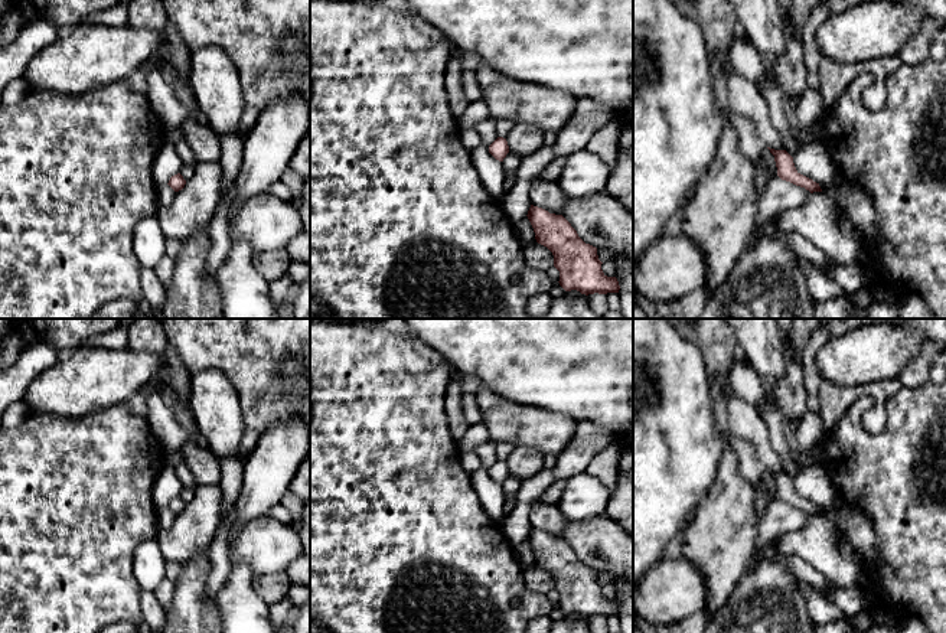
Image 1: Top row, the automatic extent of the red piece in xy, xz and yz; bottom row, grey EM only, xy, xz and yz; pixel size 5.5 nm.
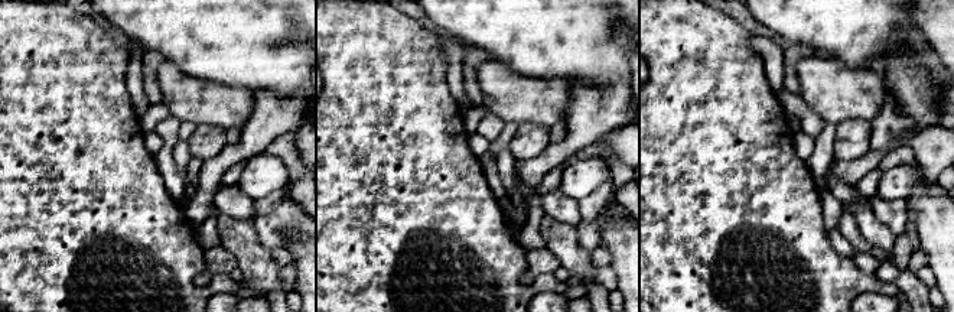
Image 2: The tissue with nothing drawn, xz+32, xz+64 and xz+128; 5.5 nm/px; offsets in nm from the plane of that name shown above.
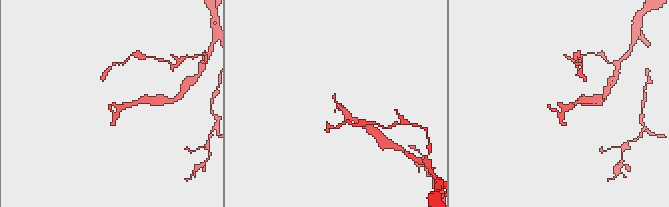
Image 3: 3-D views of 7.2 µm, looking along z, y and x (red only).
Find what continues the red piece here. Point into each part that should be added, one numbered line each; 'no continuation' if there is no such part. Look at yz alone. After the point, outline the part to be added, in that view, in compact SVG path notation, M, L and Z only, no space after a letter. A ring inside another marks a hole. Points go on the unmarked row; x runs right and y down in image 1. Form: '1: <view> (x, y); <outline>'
no continuation

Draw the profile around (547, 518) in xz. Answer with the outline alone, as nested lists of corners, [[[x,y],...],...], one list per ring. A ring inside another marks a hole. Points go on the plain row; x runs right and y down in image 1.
[[[538,499],[531,506],[529,523],[531,528],[542,531],[549,536],[562,538],[567,519],[557,505],[547,505]]]

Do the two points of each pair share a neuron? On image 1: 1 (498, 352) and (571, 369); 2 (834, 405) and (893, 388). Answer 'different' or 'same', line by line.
1: same
2: same

